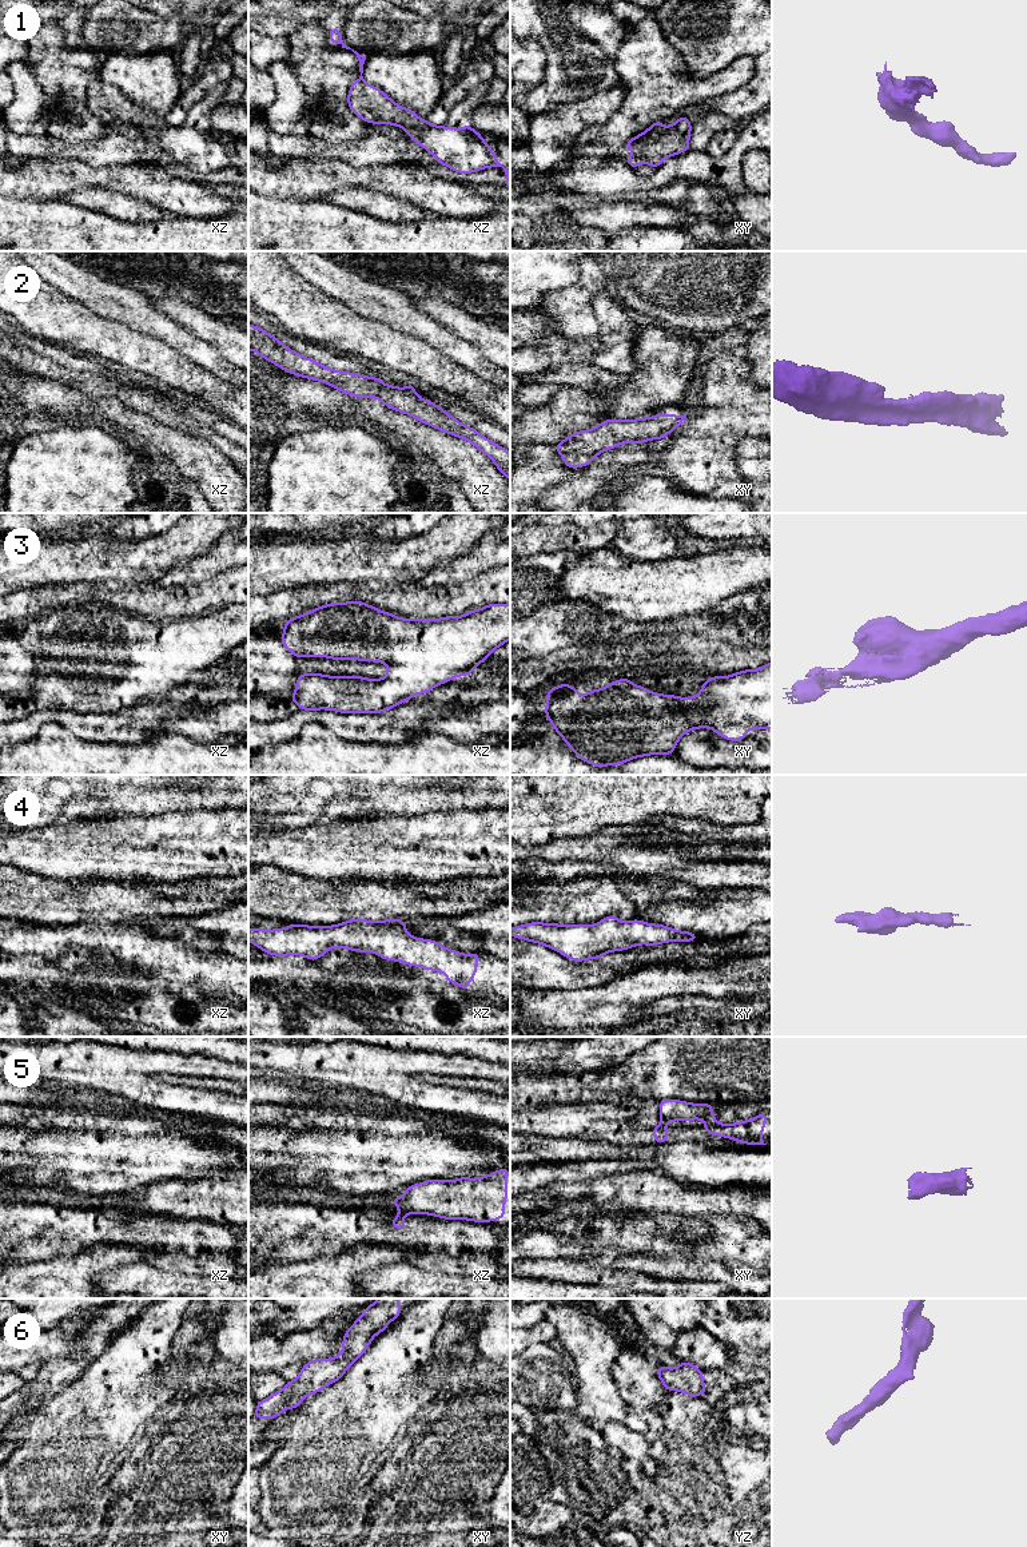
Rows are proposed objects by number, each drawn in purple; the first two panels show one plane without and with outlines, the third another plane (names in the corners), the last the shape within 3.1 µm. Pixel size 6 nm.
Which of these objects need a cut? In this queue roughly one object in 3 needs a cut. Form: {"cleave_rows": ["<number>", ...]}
{"cleave_rows": ["5"]}

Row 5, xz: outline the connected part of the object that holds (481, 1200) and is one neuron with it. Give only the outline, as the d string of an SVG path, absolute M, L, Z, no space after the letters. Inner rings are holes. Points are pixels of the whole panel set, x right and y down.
M509 1168L498 1169L485 1177L461 1177L454 1181L427 1180L421 1184L407 1186L406 1193L398 1198L391 1198L391 1204L398 1206L398 1216L430 1214L445 1220L469 1220L474 1222L490 1222L502 1220L505 1216L505 1201L507 1198L506 1176Z

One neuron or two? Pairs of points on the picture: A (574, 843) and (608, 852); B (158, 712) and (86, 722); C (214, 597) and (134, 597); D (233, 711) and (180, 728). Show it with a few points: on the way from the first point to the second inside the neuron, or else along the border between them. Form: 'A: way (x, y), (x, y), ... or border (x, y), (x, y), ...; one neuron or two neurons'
A: way (582, 848), (600, 848); one neuron
B: way (140, 723), (103, 724); one neuron
C: way (194, 599), (187, 603), (154, 601); one neuron
D: way (219, 724), (194, 727); one neuron

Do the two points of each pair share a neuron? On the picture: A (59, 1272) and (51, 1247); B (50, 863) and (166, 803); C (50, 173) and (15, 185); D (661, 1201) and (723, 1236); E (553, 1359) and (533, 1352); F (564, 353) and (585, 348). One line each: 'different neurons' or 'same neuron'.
A: different neurons
B: different neurons
C: same neuron
D: different neurons
E: same neuron
F: same neuron

